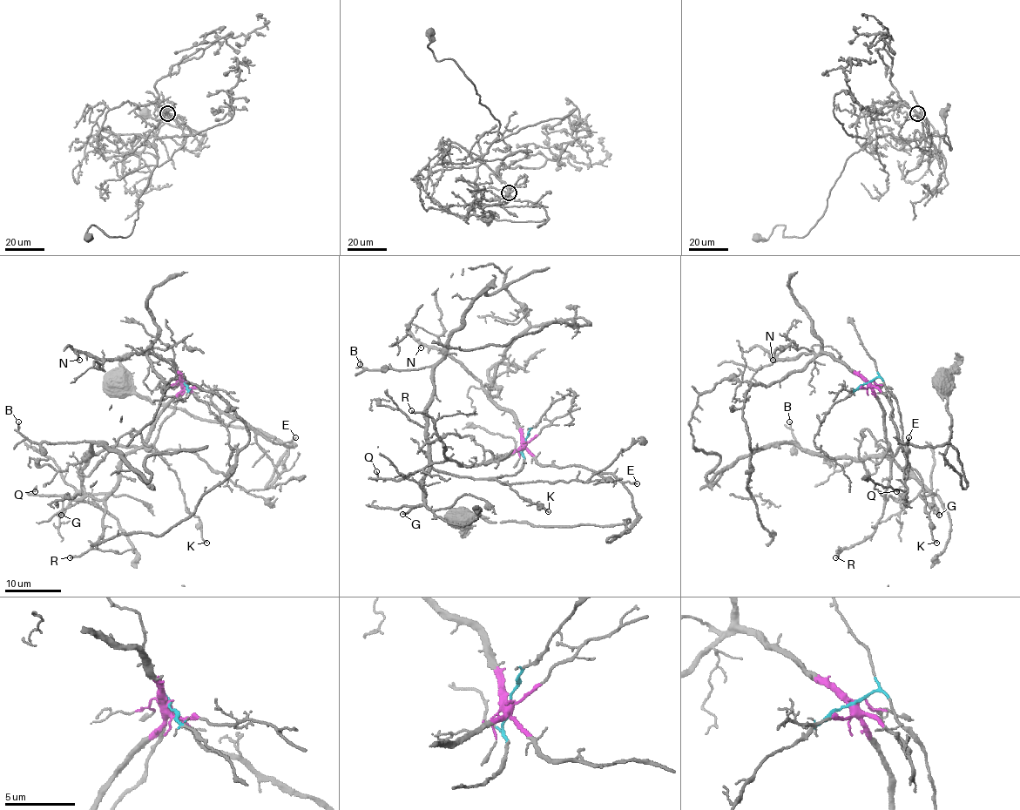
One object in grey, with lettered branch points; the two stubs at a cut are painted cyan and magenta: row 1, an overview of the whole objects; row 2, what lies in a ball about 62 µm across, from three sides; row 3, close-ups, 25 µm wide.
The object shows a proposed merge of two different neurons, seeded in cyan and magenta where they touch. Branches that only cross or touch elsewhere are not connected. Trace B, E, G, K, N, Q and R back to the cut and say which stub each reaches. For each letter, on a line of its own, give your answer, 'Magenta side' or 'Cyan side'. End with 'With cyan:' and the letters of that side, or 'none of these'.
B: Cyan side
E: Magenta side
G: Cyan side
K: Cyan side
N: Magenta side
Q: Magenta side
R: Magenta side
With cyan: B, G, K

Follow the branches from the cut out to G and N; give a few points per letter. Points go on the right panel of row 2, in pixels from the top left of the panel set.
G: (868, 381), (880, 378), (895, 400), (904, 447), (893, 458), (927, 489), (939, 516)
N: (868, 381), (829, 355), (806, 354), (796, 358), (778, 358), (769, 353), (772, 360)

